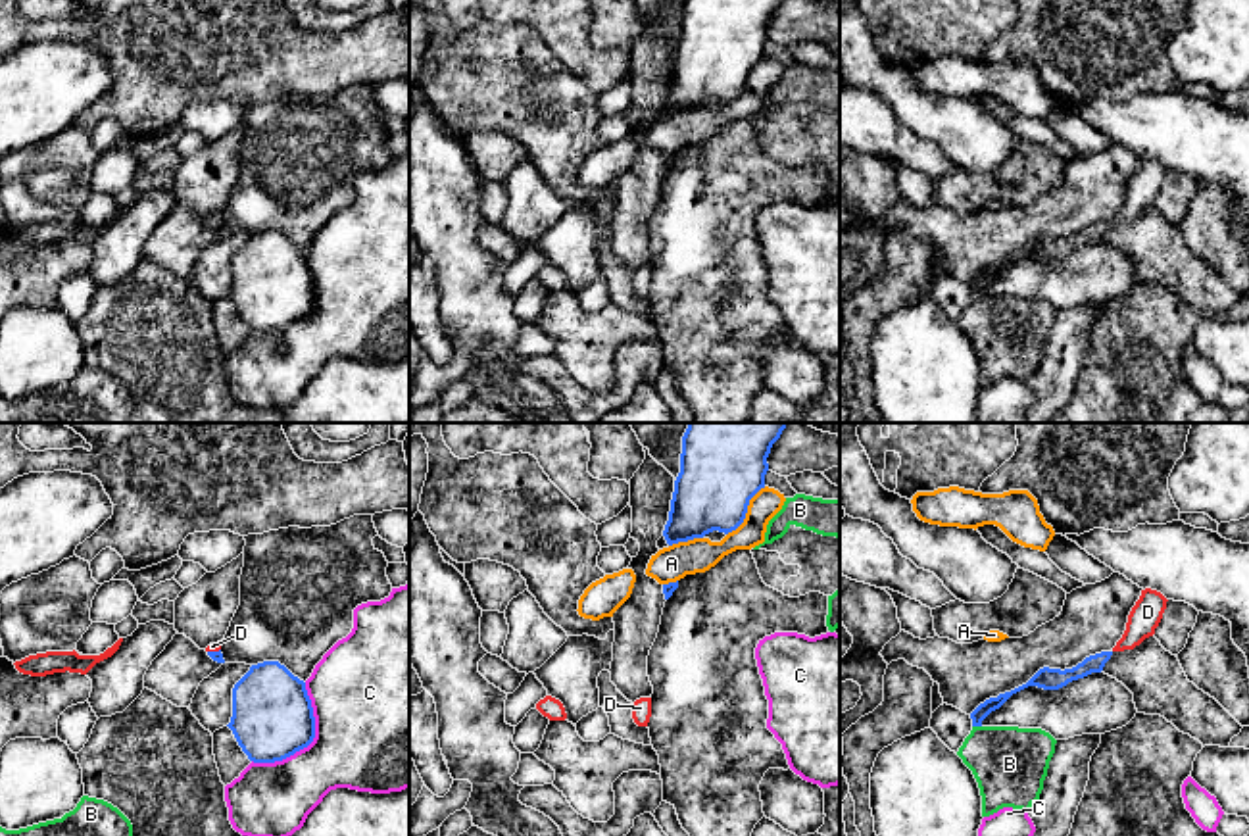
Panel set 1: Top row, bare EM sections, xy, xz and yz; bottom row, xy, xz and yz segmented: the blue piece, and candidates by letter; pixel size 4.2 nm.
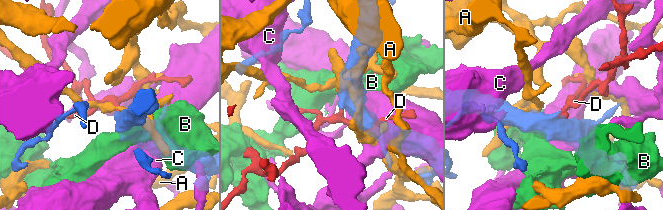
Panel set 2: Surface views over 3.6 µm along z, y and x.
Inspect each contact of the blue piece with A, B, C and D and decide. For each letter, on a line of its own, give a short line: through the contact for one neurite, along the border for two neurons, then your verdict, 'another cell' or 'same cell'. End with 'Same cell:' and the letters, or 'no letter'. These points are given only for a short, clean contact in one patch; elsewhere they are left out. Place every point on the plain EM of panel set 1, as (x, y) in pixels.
A: another cell
B: another cell
C: another cell
D: xy (216, 225), (214, 221), (212, 216) | same cell
Same cell: D

